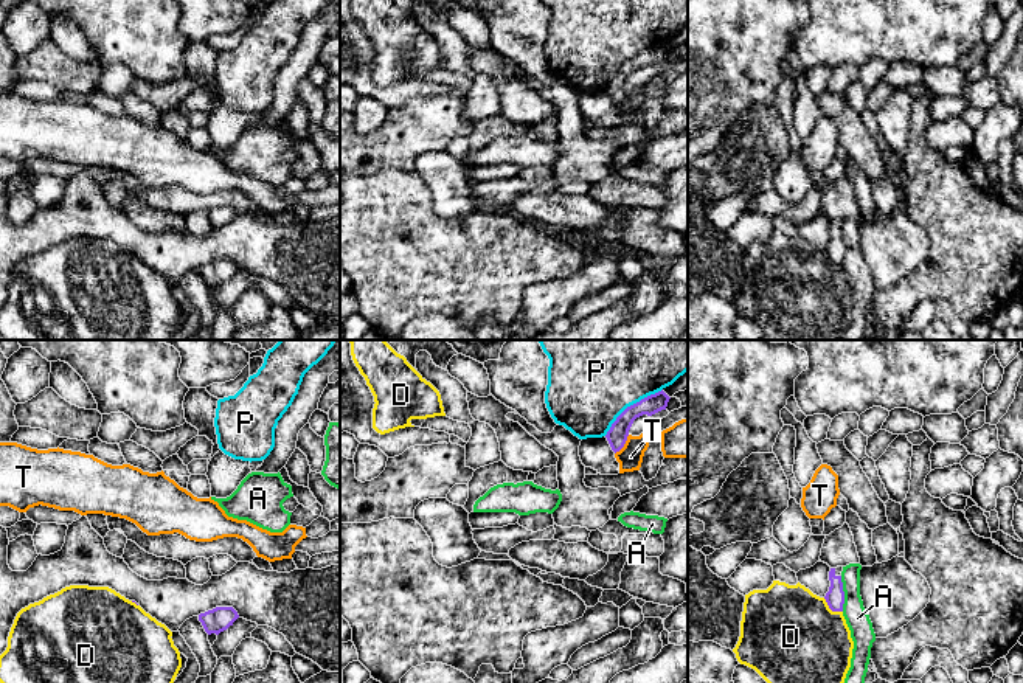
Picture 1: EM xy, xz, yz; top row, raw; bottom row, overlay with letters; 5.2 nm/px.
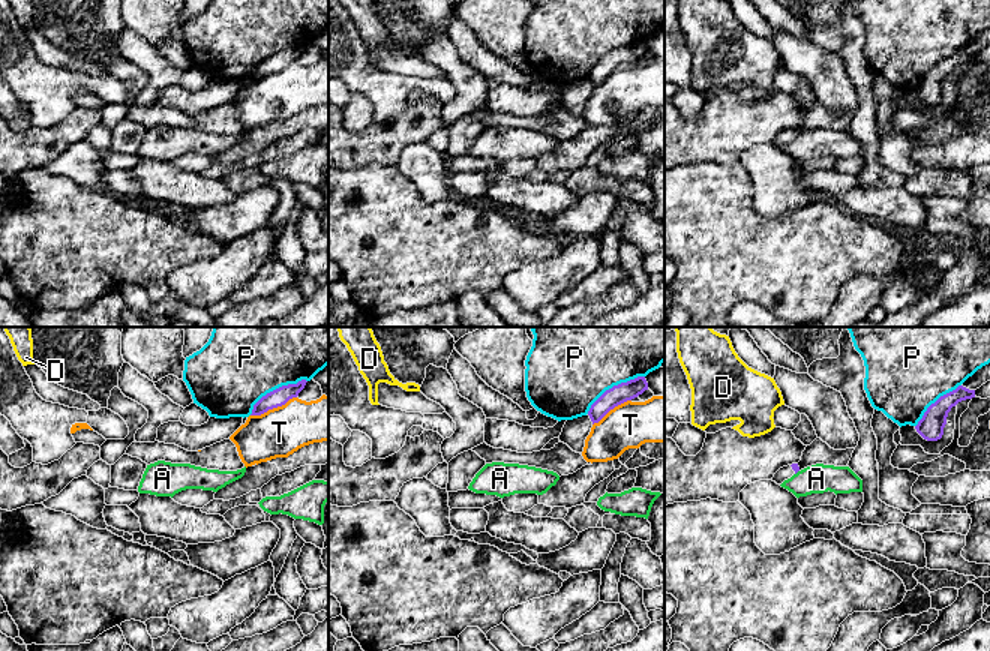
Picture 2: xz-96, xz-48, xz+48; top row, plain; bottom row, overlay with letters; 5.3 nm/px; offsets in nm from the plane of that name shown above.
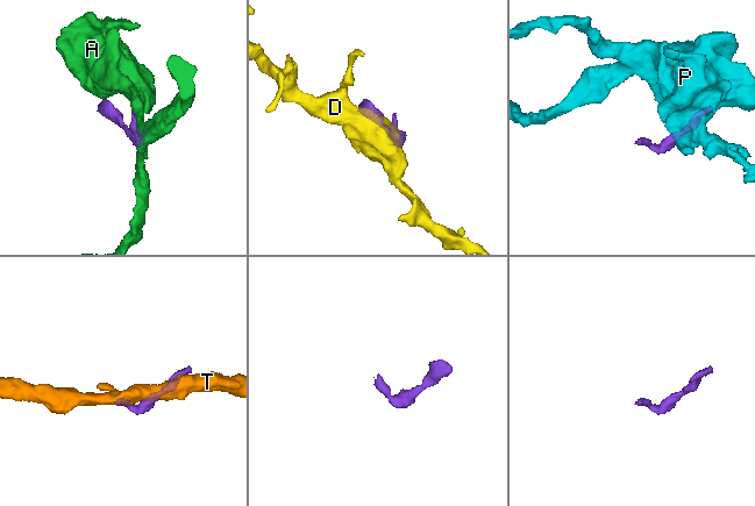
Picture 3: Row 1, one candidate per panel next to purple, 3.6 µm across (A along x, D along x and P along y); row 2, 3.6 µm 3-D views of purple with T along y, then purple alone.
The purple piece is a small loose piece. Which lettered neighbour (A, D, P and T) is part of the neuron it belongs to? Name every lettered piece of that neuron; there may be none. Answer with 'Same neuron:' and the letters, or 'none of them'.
Same neuron: none of them

